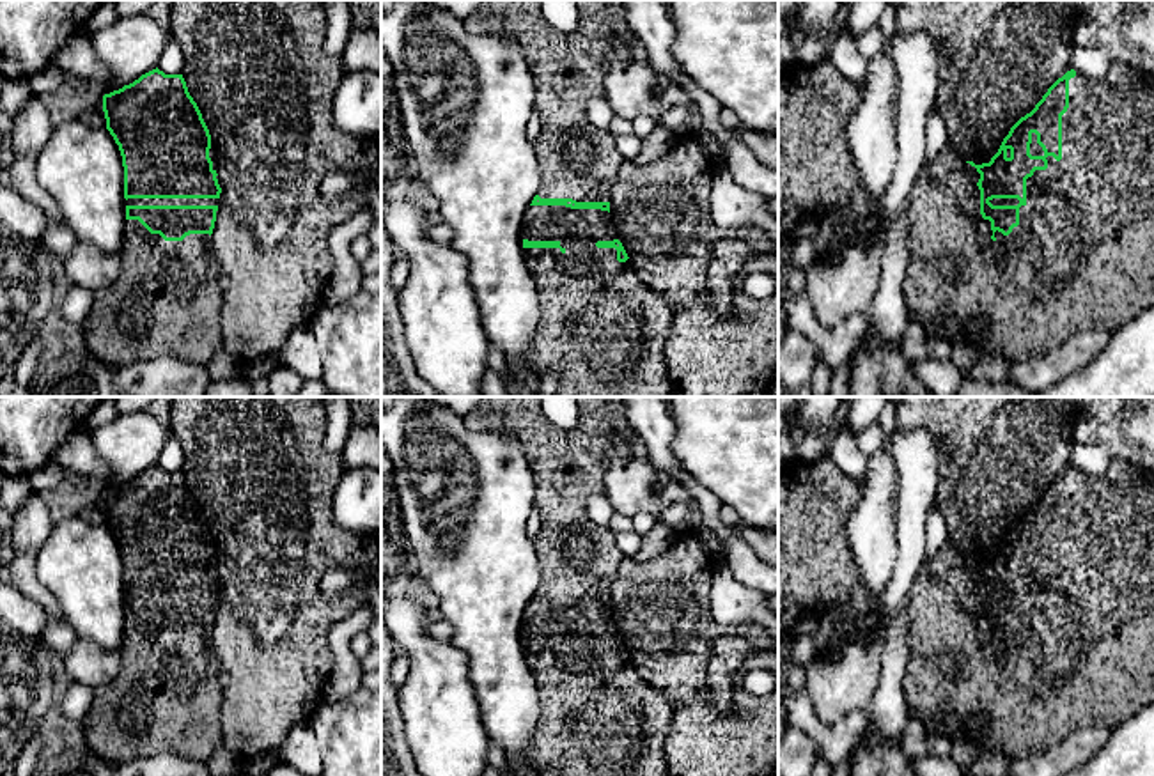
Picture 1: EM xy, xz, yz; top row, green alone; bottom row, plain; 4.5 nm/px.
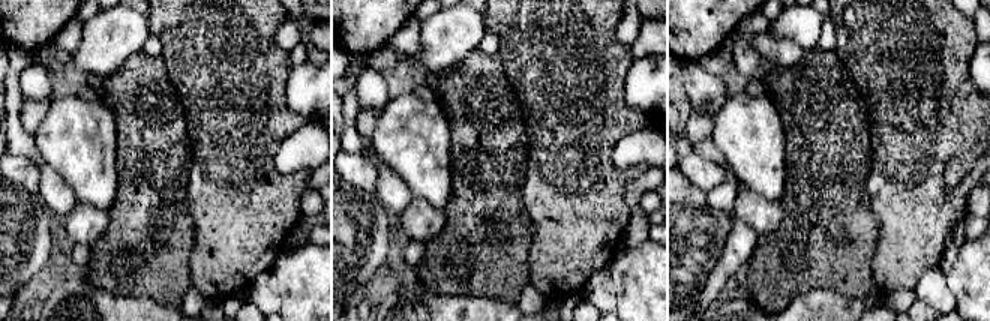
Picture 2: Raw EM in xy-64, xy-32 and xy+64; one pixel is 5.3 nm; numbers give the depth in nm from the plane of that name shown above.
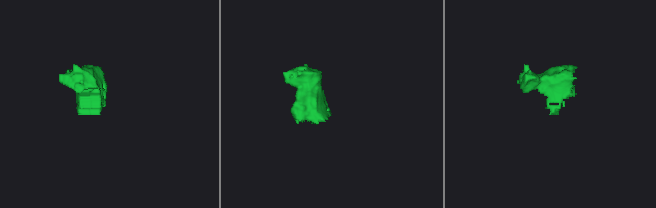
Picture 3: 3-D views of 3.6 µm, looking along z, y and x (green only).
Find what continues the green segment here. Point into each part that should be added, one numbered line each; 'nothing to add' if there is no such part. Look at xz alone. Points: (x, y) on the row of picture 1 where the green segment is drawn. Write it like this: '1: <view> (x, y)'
1: xz (576, 160)
2: xz (603, 330)

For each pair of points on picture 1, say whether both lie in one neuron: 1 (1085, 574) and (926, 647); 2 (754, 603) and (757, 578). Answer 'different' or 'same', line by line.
1: same
2: different

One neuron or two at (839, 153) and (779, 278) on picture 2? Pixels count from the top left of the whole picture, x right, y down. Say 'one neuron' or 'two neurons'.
one neuron

